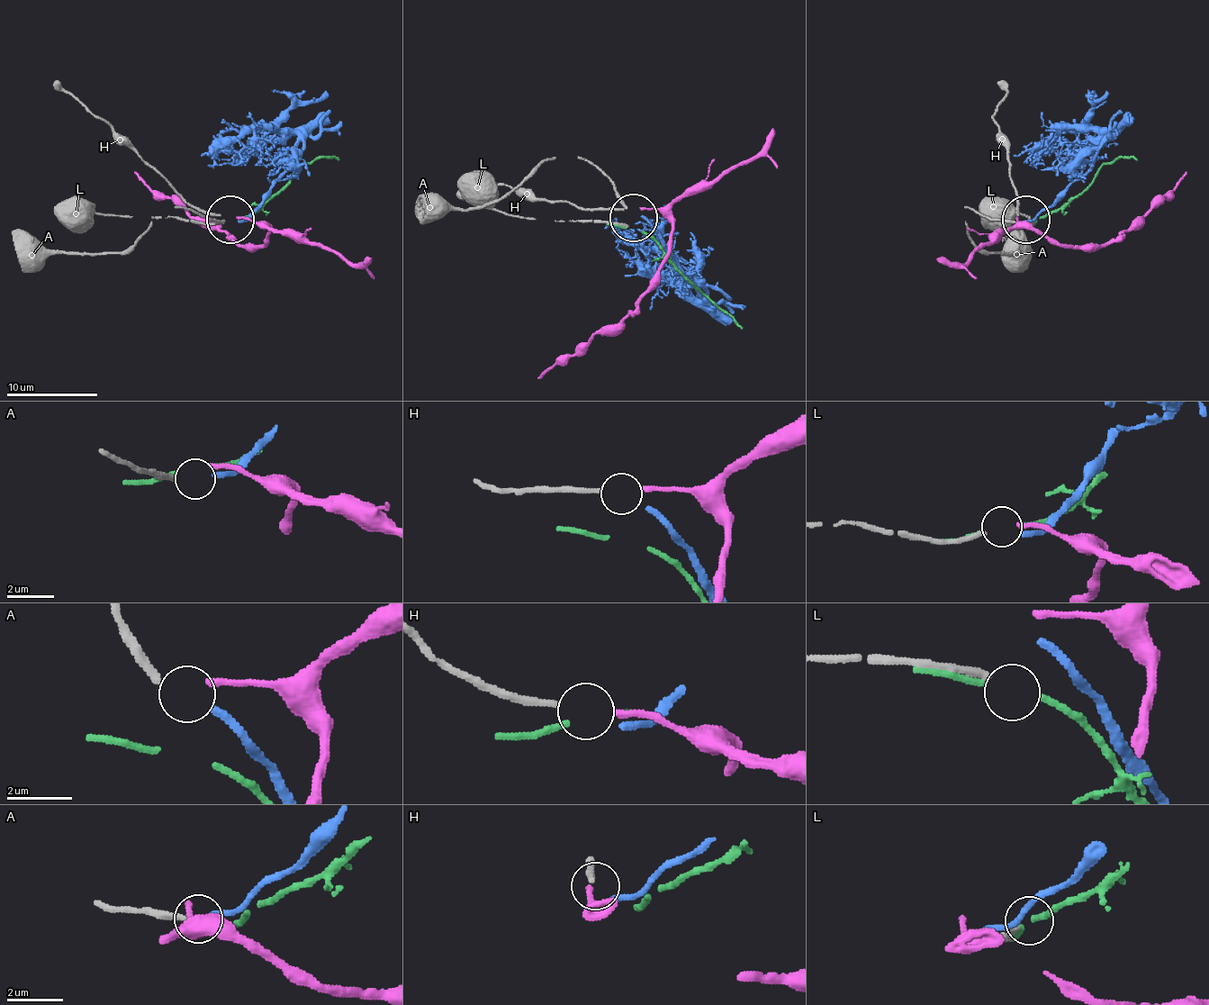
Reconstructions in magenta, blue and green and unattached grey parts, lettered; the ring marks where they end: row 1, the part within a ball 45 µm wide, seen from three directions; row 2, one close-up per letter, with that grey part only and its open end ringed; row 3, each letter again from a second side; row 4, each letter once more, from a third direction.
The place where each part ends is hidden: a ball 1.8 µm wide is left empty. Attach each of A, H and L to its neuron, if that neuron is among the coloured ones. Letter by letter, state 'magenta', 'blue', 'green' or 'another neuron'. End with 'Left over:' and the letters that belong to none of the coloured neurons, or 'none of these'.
A: blue
H: magenta
L: another neuron
Left over: L

